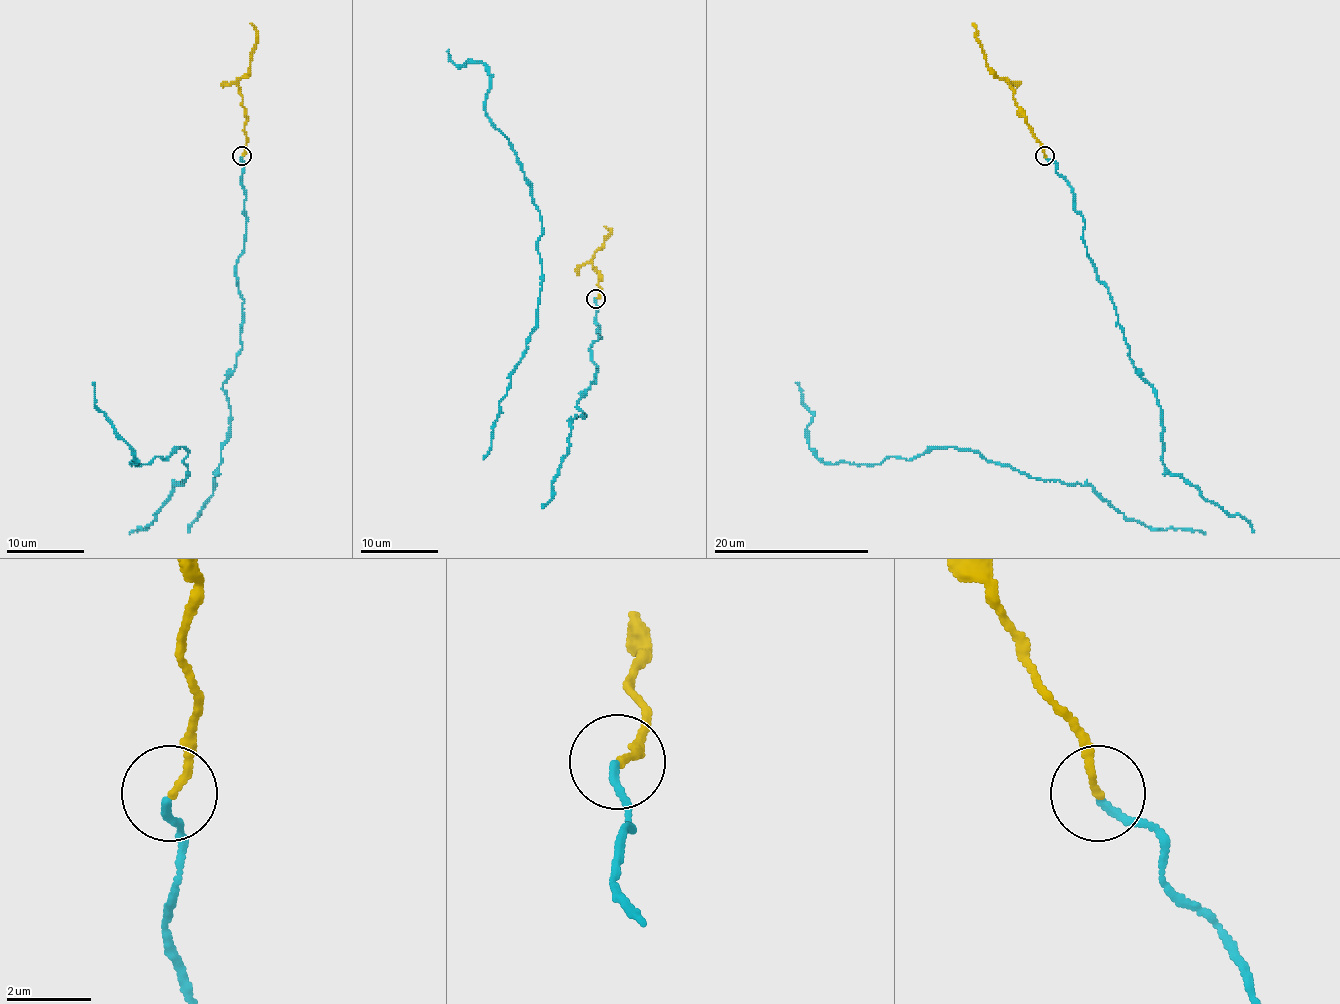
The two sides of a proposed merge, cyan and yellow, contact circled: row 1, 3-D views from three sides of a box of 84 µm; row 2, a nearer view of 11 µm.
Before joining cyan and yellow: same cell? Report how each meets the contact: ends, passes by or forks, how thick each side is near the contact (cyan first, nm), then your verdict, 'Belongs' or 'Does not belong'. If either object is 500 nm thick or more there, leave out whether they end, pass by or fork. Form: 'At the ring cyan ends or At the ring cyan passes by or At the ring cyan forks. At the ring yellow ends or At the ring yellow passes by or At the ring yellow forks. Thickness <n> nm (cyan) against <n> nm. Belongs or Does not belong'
At the ring cyan ends. At the ring yellow ends. Thickness 180 nm (cyan) against 170 nm. Belongs

